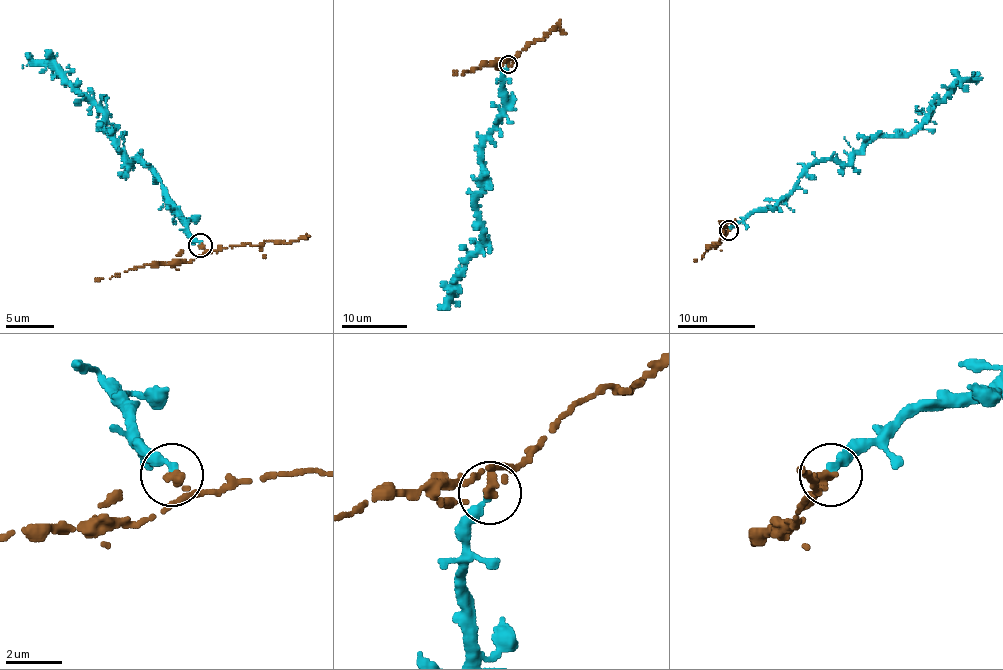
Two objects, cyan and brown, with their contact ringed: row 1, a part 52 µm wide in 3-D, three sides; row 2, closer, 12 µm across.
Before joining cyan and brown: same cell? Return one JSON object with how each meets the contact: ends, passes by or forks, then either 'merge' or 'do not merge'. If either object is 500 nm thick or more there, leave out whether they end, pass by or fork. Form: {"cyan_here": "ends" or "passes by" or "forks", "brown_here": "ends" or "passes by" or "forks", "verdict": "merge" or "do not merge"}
{"cyan_here": "ends", "brown_here": "ends", "verdict": "do not merge"}

